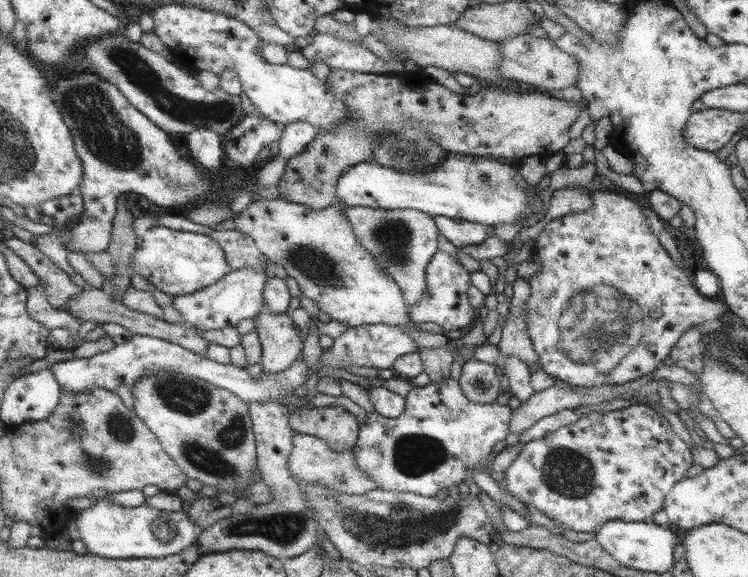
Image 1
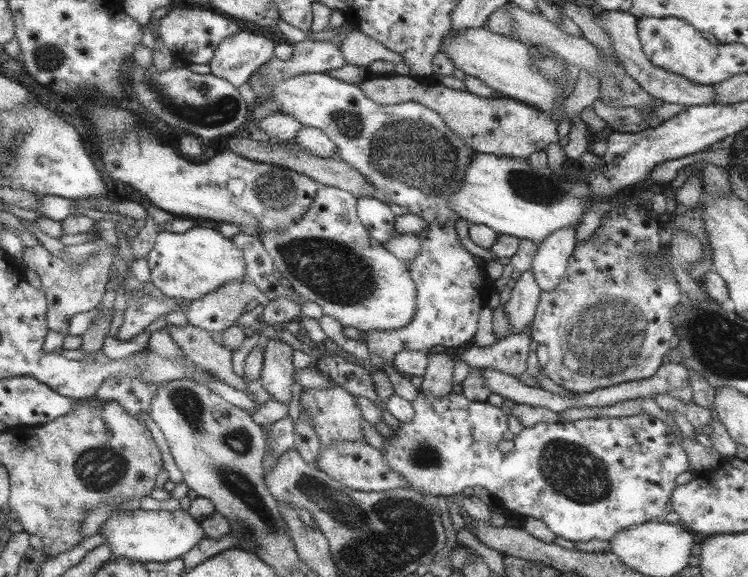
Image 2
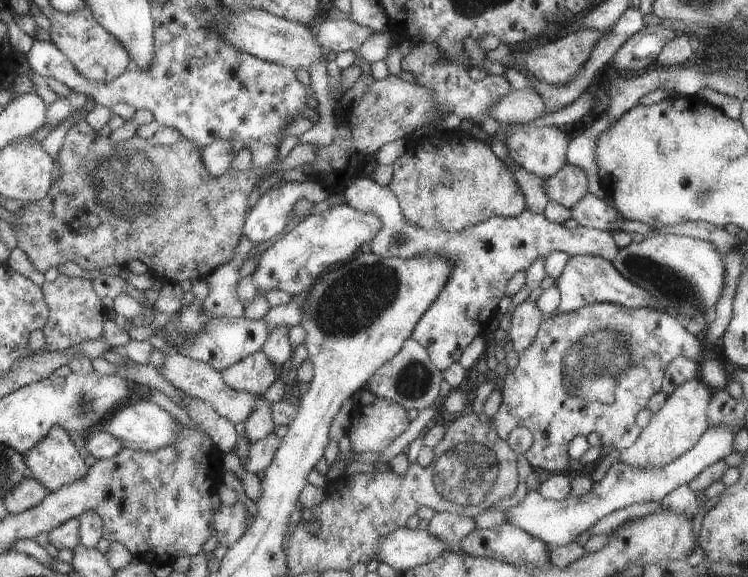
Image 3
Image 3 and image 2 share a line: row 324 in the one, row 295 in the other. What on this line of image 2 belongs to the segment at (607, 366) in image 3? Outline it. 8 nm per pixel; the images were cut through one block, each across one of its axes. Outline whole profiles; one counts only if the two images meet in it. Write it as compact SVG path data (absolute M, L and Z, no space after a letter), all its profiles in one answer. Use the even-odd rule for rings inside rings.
M616 204L616 207L608 207L606 206L607 214L601 218L601 222L599 222L599 226L595 228L593 234L589 236L586 240L583 241L577 241L575 243L575 246L572 250L572 255L568 257L568 263L566 267L566 271L564 272L560 283L556 284L554 289L548 290L548 291L541 291L539 295L539 302L537 303L533 320L530 322L530 340L535 342L537 344L536 349L534 353L536 354L537 363L539 364L539 367L542 368L543 373L549 378L549 380L553 380L557 386L561 386L561 388L564 388L565 390L568 390L572 393L587 393L591 391L595 391L596 389L600 388L607 388L612 387L613 385L624 383L627 381L639 381L646 378L649 378L650 376L653 376L656 374L656 372L659 370L659 366L663 365L663 356L665 356L665 352L667 352L667 348L669 348L669 342L671 342L671 336L673 336L673 329L674 324L672 323L672 315L674 312L674 306L676 304L679 304L679 298L681 298L681 292L679 292L679 286L677 286L677 282L675 282L675 277L673 275L670 275L669 273L657 273L656 275L653 274L653 272L649 272L648 268L646 267L646 262L650 260L650 258L660 258L662 256L662 248L661 248L661 238L659 238L659 234L657 234L657 224L655 224L655 220L651 220L647 214L643 214L643 212L639 212L635 206L629 206L627 204Z

